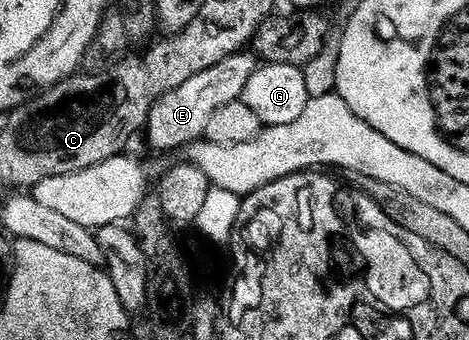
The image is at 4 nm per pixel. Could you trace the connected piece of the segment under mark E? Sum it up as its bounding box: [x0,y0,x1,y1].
[144,52,255,151]

